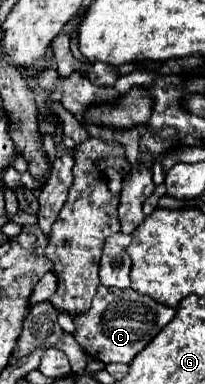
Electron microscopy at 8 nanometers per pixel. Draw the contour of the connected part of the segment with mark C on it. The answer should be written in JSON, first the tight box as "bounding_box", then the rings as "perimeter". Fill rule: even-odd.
{"bounding_box":[73,284,175,364],"perimeter":[[[101,284],[93,298],[91,310],[83,312],[83,316],[75,316],[73,336],[89,356],[101,360],[103,364],[109,364],[109,362],[129,364],[135,358],[135,354],[139,354],[163,330],[163,326],[173,316],[175,316],[173,308],[157,304],[149,296],[139,296],[131,288],[129,290],[105,288]],[[115,308],[123,308],[125,312],[115,312]]]}

